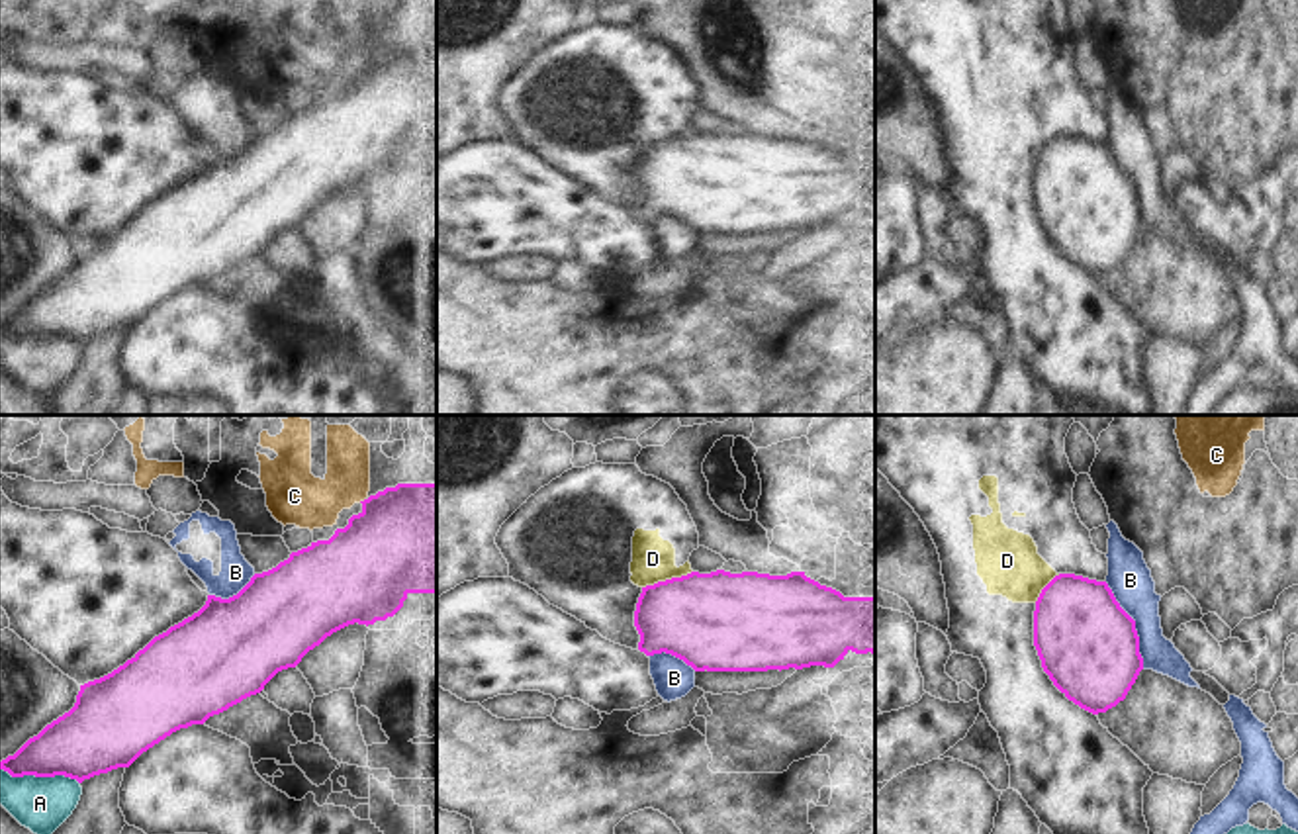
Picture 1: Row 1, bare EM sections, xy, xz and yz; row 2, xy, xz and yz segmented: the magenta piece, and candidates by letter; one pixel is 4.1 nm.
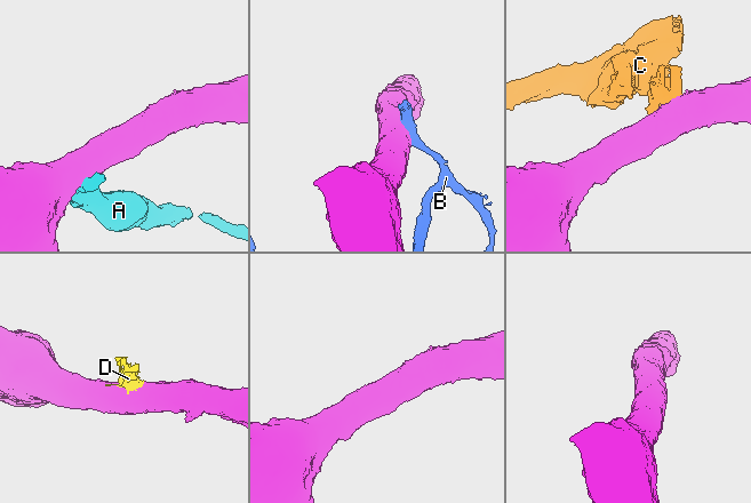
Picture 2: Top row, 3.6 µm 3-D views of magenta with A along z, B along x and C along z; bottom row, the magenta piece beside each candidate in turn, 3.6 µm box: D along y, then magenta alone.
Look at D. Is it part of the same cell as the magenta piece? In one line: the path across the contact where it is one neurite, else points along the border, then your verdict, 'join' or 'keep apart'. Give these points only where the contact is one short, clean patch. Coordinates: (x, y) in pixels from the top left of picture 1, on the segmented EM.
keep apart

